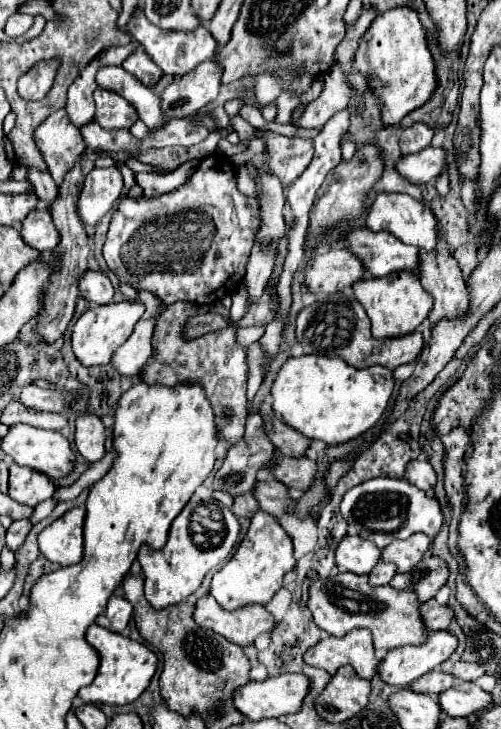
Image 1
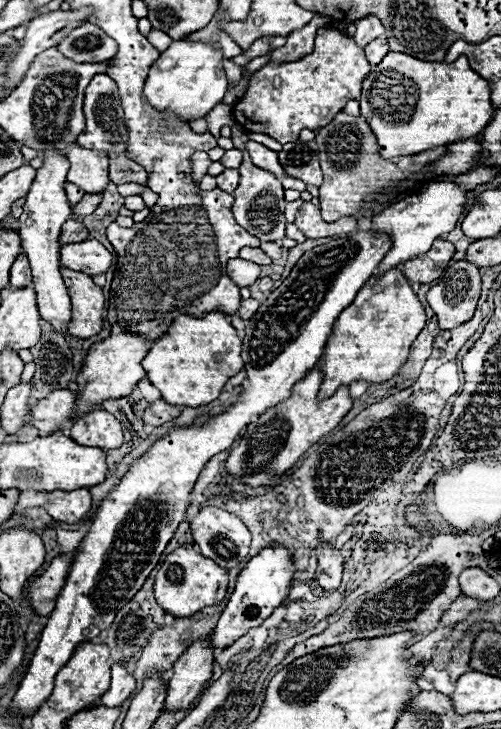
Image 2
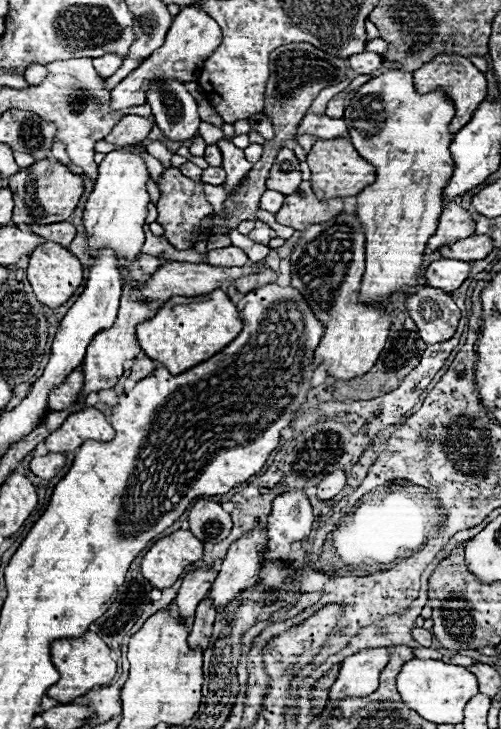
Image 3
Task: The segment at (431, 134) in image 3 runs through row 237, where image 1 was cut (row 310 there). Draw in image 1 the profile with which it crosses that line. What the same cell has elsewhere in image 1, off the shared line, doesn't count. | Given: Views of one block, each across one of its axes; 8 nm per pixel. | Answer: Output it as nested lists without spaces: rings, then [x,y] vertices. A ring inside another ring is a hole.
[[[400,272],[384,278],[364,278],[352,284],[356,300],[364,306],[370,322],[374,338],[400,338],[414,332],[432,310],[432,298],[420,286],[416,274]]]

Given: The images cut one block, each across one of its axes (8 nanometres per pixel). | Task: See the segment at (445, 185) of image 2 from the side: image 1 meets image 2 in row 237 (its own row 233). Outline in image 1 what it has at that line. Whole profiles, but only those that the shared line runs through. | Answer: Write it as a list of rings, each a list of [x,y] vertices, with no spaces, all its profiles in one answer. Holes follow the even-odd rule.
[[[378,194],[374,204],[370,206],[364,224],[370,230],[388,230],[396,238],[400,238],[404,244],[418,246],[422,250],[434,250],[438,242],[438,220],[434,212],[420,200],[414,200],[408,194]]]

